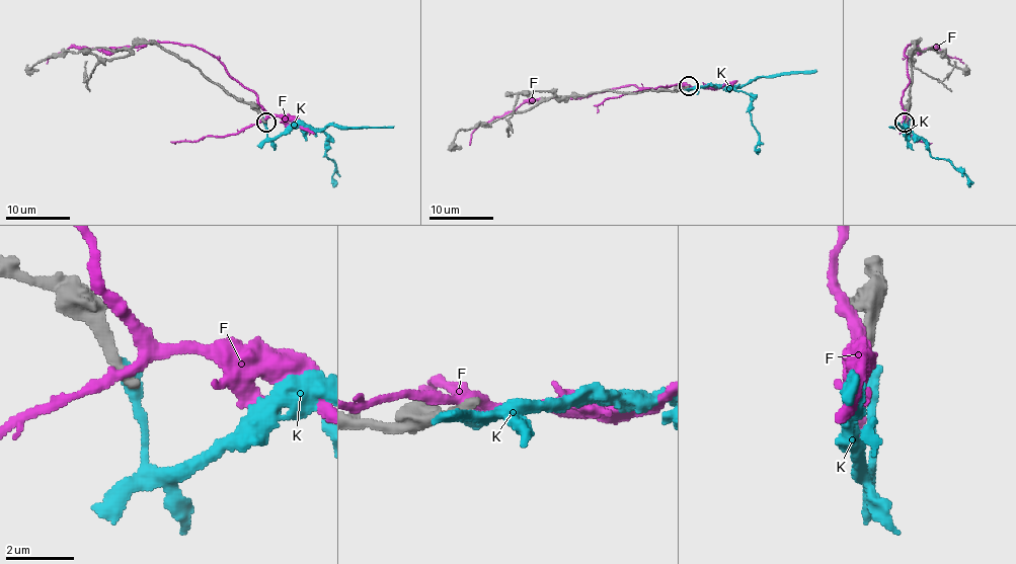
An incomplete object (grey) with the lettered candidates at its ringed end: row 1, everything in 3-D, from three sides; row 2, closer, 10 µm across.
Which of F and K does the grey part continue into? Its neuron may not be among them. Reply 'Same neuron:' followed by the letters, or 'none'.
Same neuron: none

